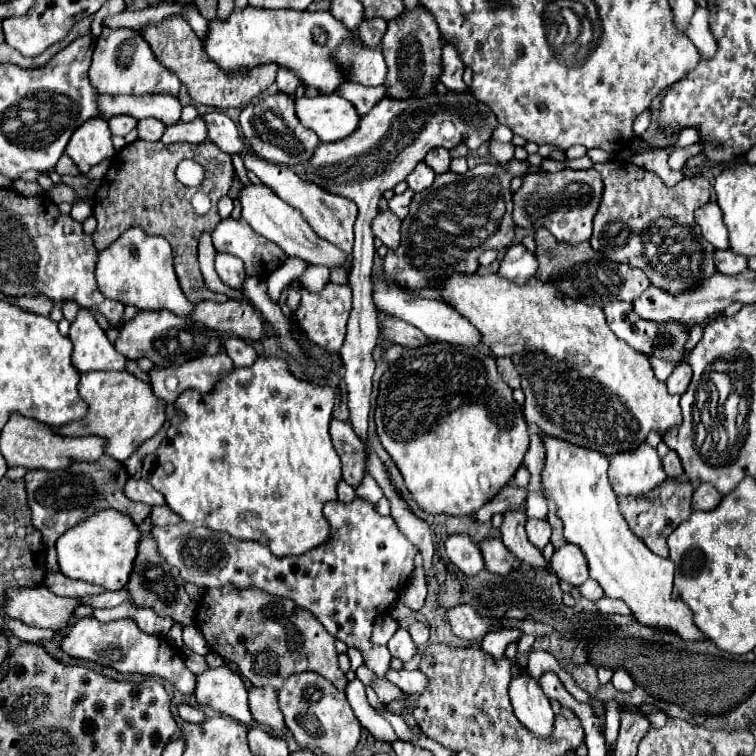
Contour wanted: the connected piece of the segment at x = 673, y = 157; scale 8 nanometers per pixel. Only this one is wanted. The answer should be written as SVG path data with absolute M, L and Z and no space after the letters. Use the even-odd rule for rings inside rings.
M695 144L695 146L689 146L689 148L678 148L674 150L669 156L669 166L671 170L679 171L684 163L687 161L687 158L691 158L691 156L697 156L699 154L699 144Z

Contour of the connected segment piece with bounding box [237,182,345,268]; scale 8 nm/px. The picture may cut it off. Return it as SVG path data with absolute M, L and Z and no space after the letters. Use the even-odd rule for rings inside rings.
M241 182L237 200L241 204L241 218L257 234L261 234L267 240L275 242L287 256L297 256L305 262L323 264L327 268L345 268L345 252L341 252L341 248L335 248L327 240L321 240L321 236L317 236L309 228L309 224L301 216L301 212L297 212L289 204L285 204L277 194L273 194L271 188L265 188L263 184L255 184L255 182L249 182L249 184Z

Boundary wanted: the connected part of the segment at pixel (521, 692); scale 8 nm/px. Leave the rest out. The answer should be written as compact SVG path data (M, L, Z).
M521 666L519 674L513 676L509 684L509 698L521 724L527 726L537 738L549 738L555 714L549 706L549 698L539 686L539 680L527 674L525 666Z

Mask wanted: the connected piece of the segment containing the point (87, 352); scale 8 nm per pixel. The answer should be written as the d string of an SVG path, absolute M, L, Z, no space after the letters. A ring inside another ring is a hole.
M79 310L71 324L69 340L73 342L71 362L79 372L125 370L127 366L127 358L113 348L105 330L97 324L89 310Z

